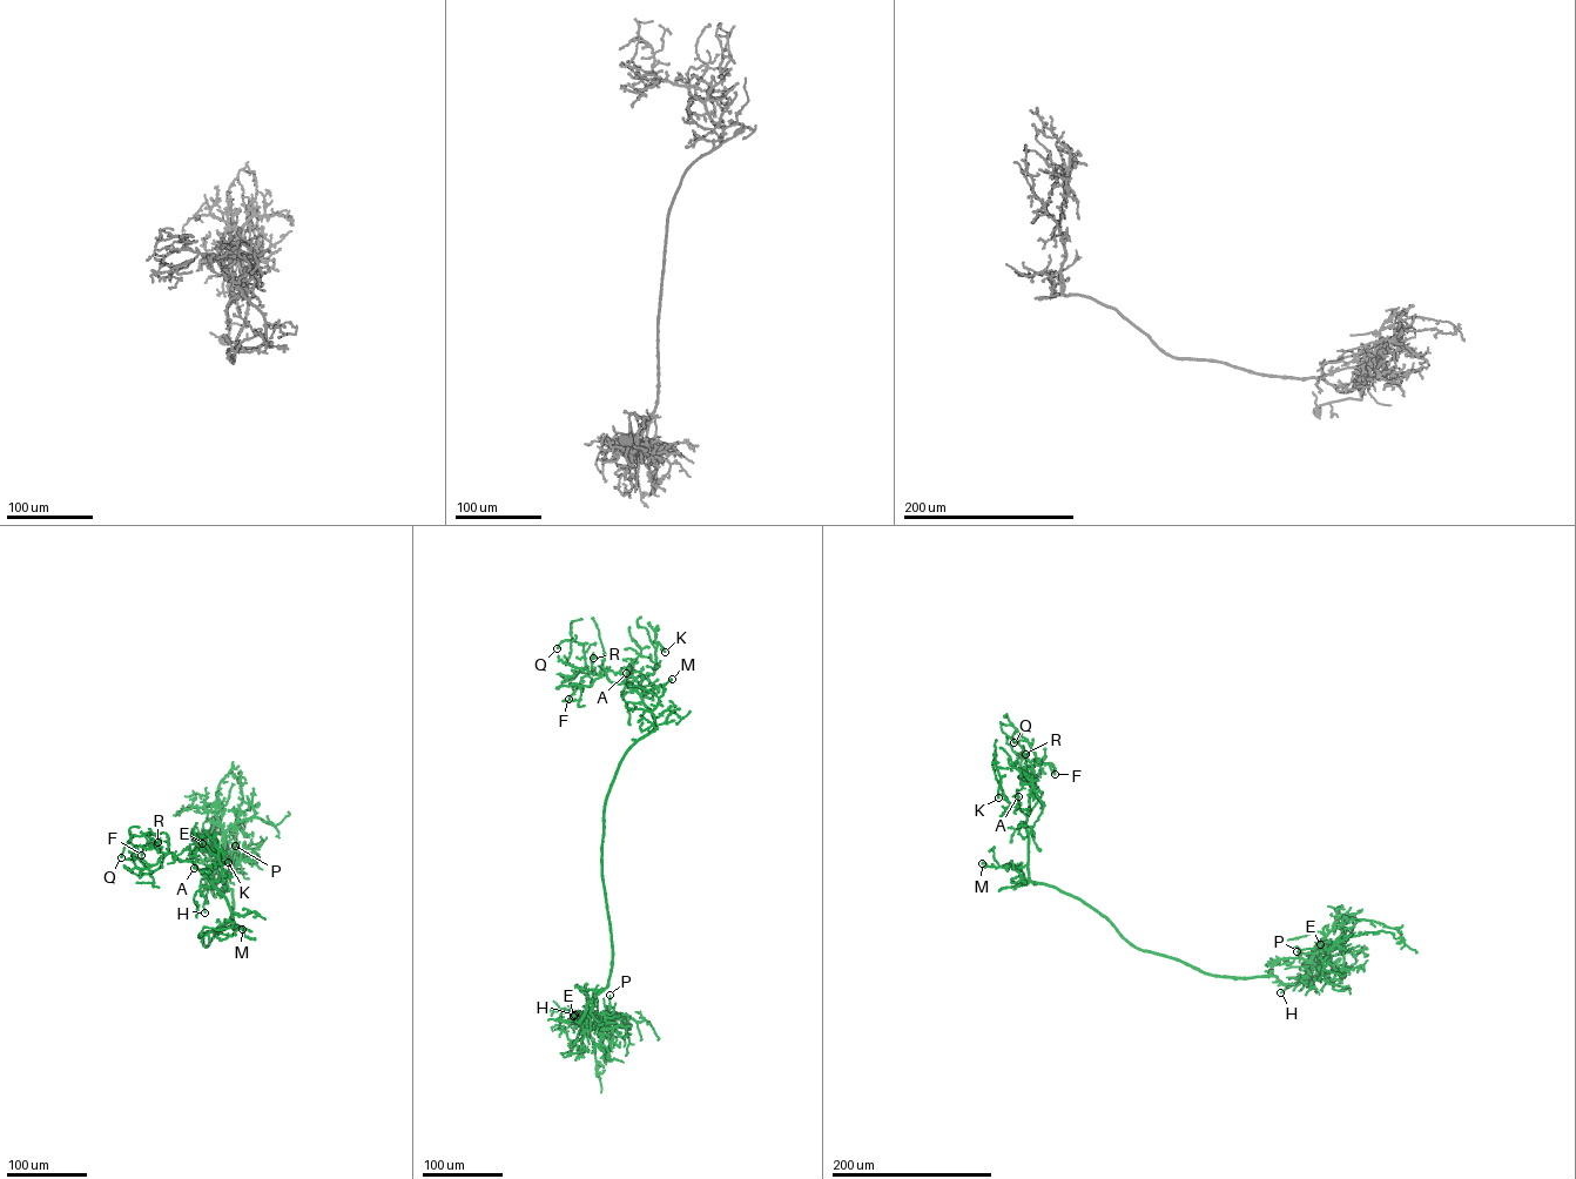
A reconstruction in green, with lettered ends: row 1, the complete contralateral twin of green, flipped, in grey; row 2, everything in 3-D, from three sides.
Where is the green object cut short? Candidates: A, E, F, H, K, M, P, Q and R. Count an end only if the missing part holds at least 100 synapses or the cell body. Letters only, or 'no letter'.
H

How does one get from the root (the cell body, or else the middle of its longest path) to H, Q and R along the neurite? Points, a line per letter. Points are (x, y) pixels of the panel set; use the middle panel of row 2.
H: (601, 869), (611, 934), (608, 985), (588, 1003), (580, 1022), (572, 1017), (574, 1015)
Q: (601, 869), (606, 796), (654, 720), (639, 693), (588, 673), (580, 644), (557, 648)
R: (601, 869), (606, 796), (623, 756), (653, 729), (654, 720), (639, 693), (593, 672), (593, 658)

